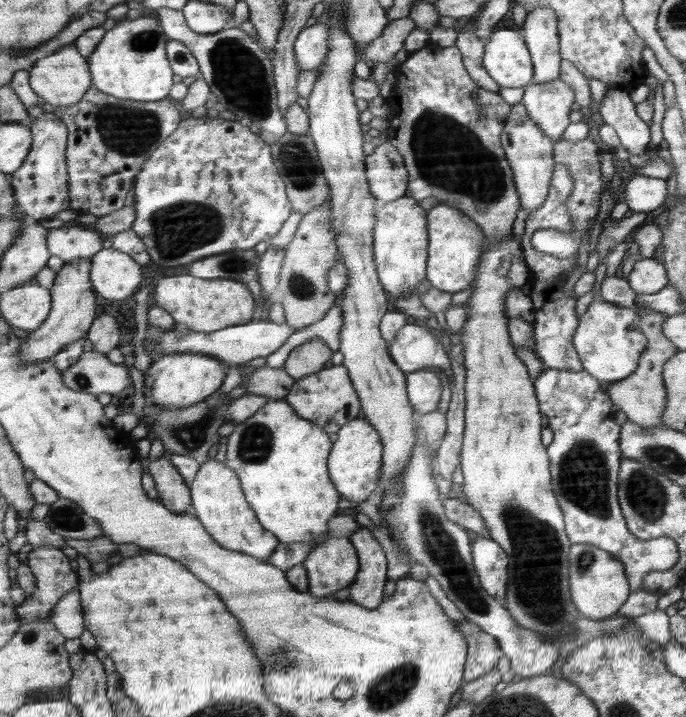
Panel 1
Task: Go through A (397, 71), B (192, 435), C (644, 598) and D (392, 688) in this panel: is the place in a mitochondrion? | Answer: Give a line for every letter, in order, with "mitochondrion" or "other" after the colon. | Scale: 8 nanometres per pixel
A: other
B: mitochondrion
C: other
D: mitochondrion

